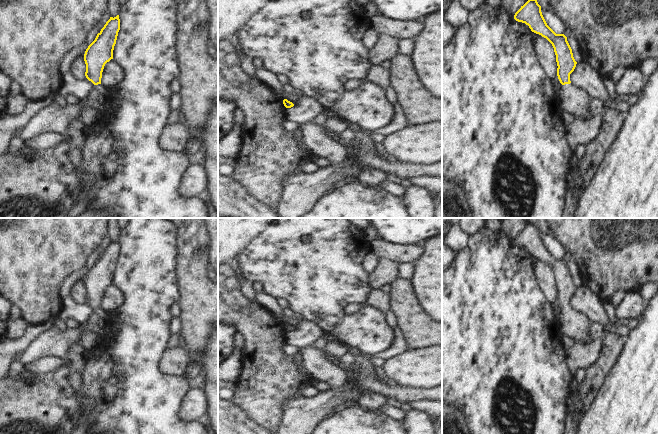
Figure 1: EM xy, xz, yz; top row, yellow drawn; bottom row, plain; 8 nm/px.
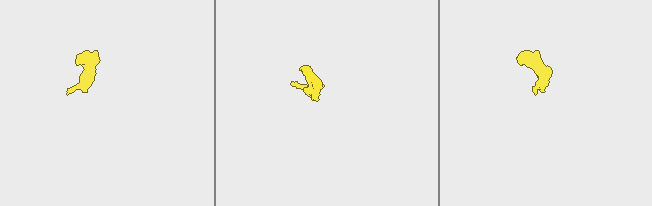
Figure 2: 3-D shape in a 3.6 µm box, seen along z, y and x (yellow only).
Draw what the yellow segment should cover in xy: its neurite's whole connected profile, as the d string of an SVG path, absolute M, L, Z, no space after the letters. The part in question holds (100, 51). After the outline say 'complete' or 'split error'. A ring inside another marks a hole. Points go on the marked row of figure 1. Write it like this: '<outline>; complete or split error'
M119 15L114 18L110 17L84 54L85 76L95 86L82 101L102 112L108 107L106 87L101 84L102 72L105 64L113 59L113 50L119 30Z; split error

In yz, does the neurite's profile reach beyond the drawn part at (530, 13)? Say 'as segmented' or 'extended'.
extended

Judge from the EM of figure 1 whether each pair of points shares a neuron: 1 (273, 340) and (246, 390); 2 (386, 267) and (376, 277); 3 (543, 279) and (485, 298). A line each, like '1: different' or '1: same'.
1: same
2: same
3: different

